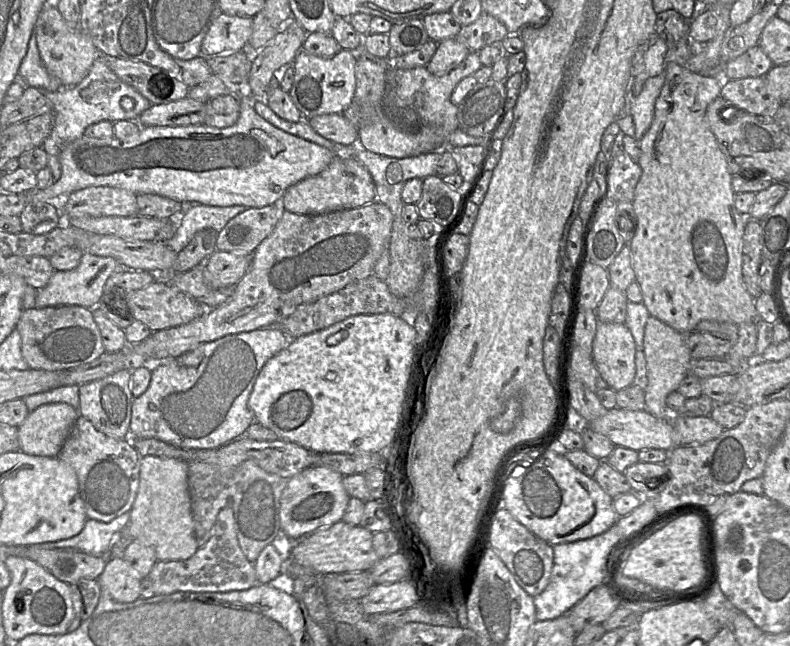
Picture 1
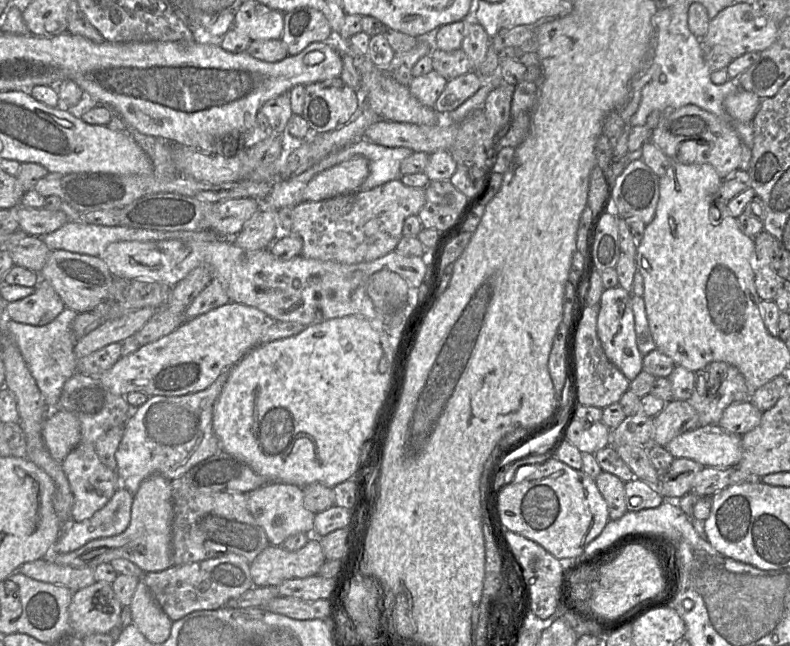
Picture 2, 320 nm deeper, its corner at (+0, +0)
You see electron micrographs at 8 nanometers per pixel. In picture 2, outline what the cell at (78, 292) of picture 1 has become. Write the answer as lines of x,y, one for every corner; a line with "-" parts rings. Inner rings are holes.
40,278
34,288
31,295
5,303
6,317
18,323
44,326
53,321
66,308
48,281

